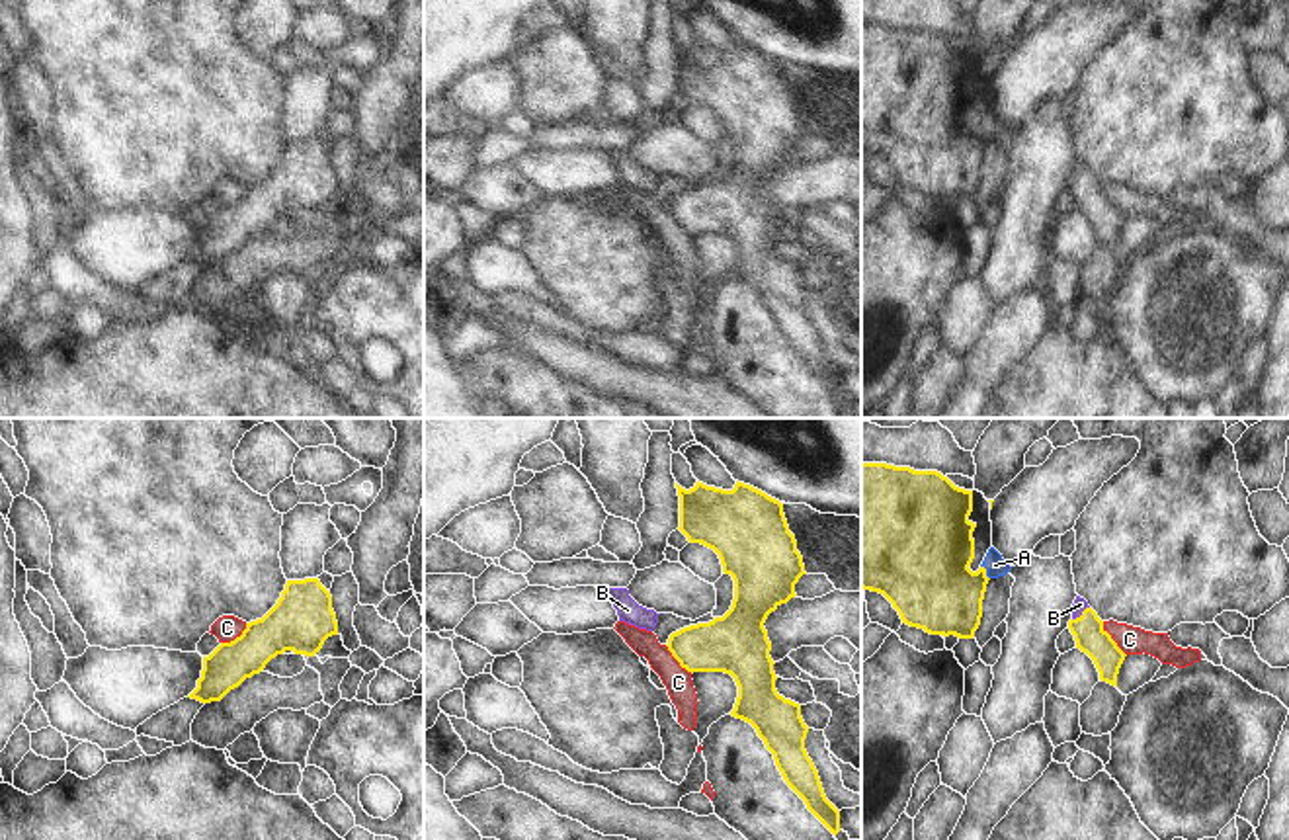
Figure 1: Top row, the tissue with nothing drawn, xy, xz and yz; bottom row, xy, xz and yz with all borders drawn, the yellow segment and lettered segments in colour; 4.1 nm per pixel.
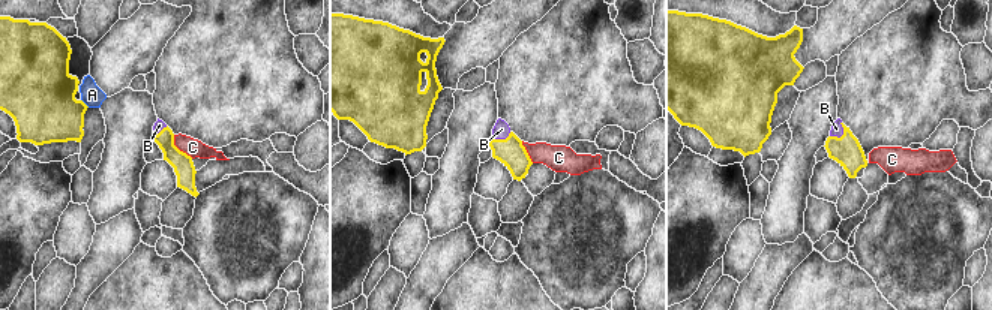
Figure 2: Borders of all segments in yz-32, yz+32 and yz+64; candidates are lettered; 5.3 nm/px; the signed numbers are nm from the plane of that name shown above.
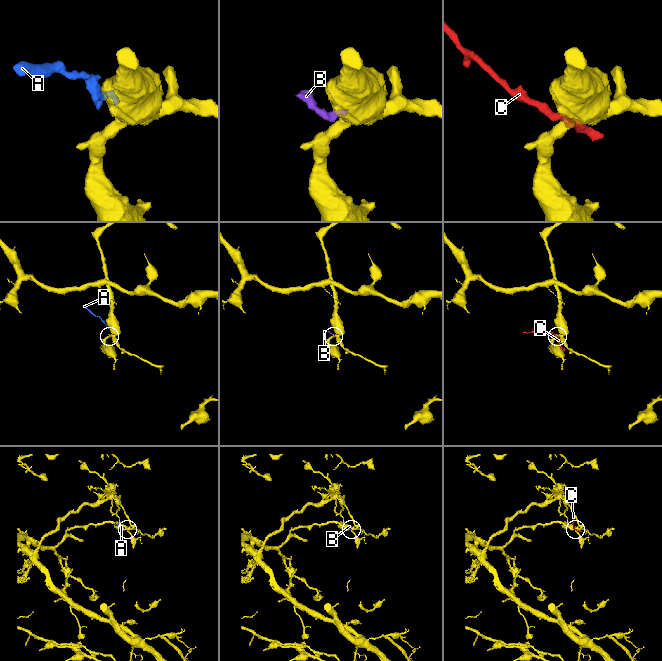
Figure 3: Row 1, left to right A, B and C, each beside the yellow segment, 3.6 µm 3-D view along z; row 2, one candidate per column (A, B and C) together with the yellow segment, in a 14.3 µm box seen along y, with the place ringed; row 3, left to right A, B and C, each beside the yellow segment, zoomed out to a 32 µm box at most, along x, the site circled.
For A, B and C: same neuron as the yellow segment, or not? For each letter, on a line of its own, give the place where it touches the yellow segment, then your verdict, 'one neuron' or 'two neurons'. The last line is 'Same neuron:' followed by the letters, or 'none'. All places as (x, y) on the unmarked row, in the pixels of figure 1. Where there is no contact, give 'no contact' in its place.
A: contact yz (985, 135); two neurons
B: contact yz (1082, 176); one neuron
C: contact yz (1112, 202); two neurons
Same neuron: B

